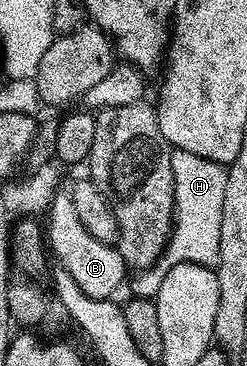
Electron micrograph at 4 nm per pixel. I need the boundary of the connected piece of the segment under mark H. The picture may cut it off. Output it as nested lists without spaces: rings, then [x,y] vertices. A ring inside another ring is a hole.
[[[174,149],[170,163],[174,178],[175,226],[159,261],[145,271],[136,271],[128,281],[127,286],[130,286],[130,293],[134,297],[153,298],[160,290],[161,280],[167,275],[168,269],[179,263],[191,262],[213,266],[219,260],[226,167],[222,163],[205,160],[204,157],[193,156],[184,149]]]

